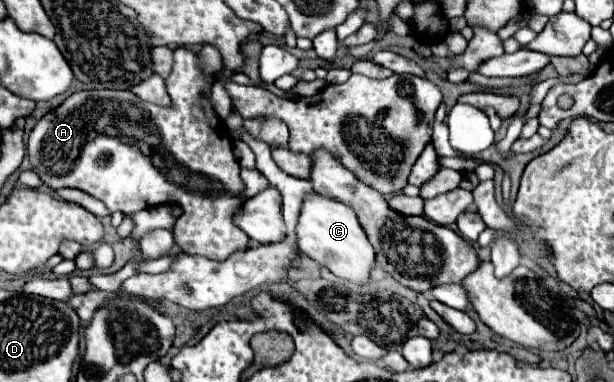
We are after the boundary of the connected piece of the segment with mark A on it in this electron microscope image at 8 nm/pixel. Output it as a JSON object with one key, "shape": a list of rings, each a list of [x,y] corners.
{"shape":[[[182,46],[174,48],[174,66],[170,76],[165,79],[165,82],[170,98],[172,98],[172,104],[166,106],[166,108],[160,108],[156,104],[144,102],[134,92],[128,92],[128,90],[78,90],[78,92],[72,92],[58,108],[54,108],[52,112],[44,114],[36,122],[36,126],[32,128],[30,138],[28,138],[28,144],[26,144],[28,158],[30,158],[30,162],[32,162],[34,170],[36,170],[36,174],[40,176],[40,180],[46,186],[50,186],[52,190],[60,190],[60,188],[78,188],[78,190],[84,190],[84,192],[92,194],[94,198],[102,200],[110,212],[122,210],[124,214],[134,214],[134,212],[140,212],[140,210],[144,210],[148,206],[180,204],[183,214],[177,219],[173,229],[176,246],[182,252],[188,252],[192,256],[204,256],[204,258],[210,258],[210,260],[224,262],[234,252],[248,250],[248,242],[250,242],[248,234],[234,224],[234,216],[242,210],[242,204],[244,204],[244,198],[242,198],[242,194],[244,194],[244,182],[240,178],[240,164],[238,164],[238,160],[234,158],[234,152],[232,152],[230,132],[228,132],[228,128],[224,126],[224,122],[220,120],[220,116],[216,114],[216,110],[212,106],[212,100],[210,100],[210,92],[212,92],[210,88],[212,88],[212,84],[210,84],[208,76],[204,74],[202,66],[200,66],[200,54],[196,54],[196,52],[188,50],[188,48],[182,48]]]}

